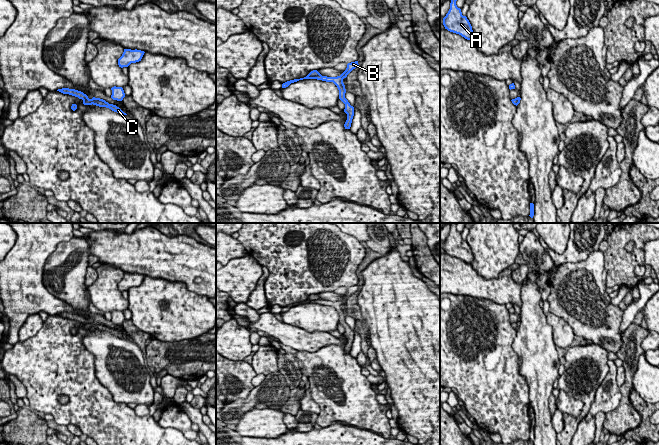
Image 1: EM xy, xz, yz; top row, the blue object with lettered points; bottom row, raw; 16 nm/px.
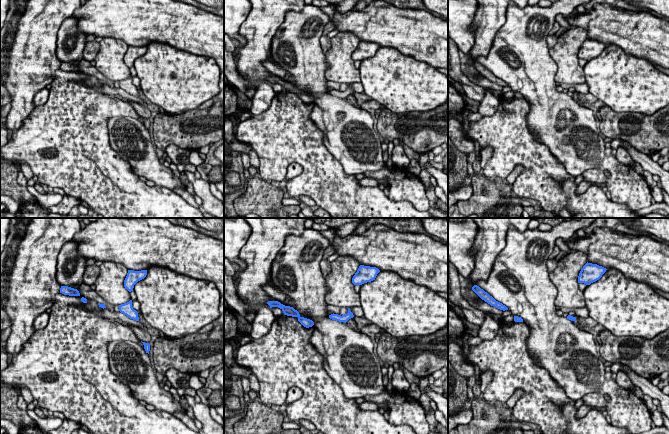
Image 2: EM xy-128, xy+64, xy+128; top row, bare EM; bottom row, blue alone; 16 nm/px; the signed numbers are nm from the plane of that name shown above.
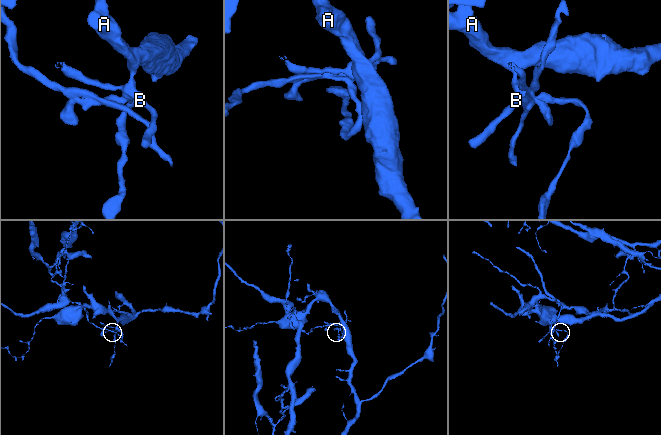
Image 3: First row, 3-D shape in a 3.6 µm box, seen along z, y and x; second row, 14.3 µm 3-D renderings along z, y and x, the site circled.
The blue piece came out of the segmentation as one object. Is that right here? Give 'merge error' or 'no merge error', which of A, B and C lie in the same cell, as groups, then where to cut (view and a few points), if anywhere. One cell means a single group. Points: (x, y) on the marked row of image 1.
merge error; groups A B / C; cut xz (321, 75), (312, 75), (304, 78)

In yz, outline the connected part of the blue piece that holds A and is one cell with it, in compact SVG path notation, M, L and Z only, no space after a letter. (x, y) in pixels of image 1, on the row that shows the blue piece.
M451 0L450 9L443 18L445 29L450 32L461 35L467 40L473 37L472 26L466 16L462 15L461 9L456 5L457 0Z

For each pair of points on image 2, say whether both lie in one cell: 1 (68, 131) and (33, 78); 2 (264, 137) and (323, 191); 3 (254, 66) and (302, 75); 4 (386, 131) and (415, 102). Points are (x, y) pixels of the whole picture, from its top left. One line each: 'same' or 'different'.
1: different
2: same
3: different
4: different

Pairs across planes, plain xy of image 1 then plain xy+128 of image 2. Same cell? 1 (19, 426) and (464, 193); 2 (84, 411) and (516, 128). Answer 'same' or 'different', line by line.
1: different
2: same

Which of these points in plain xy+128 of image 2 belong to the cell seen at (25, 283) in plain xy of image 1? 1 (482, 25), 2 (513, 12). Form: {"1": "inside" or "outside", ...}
{"1": "inside", "2": "outside"}

